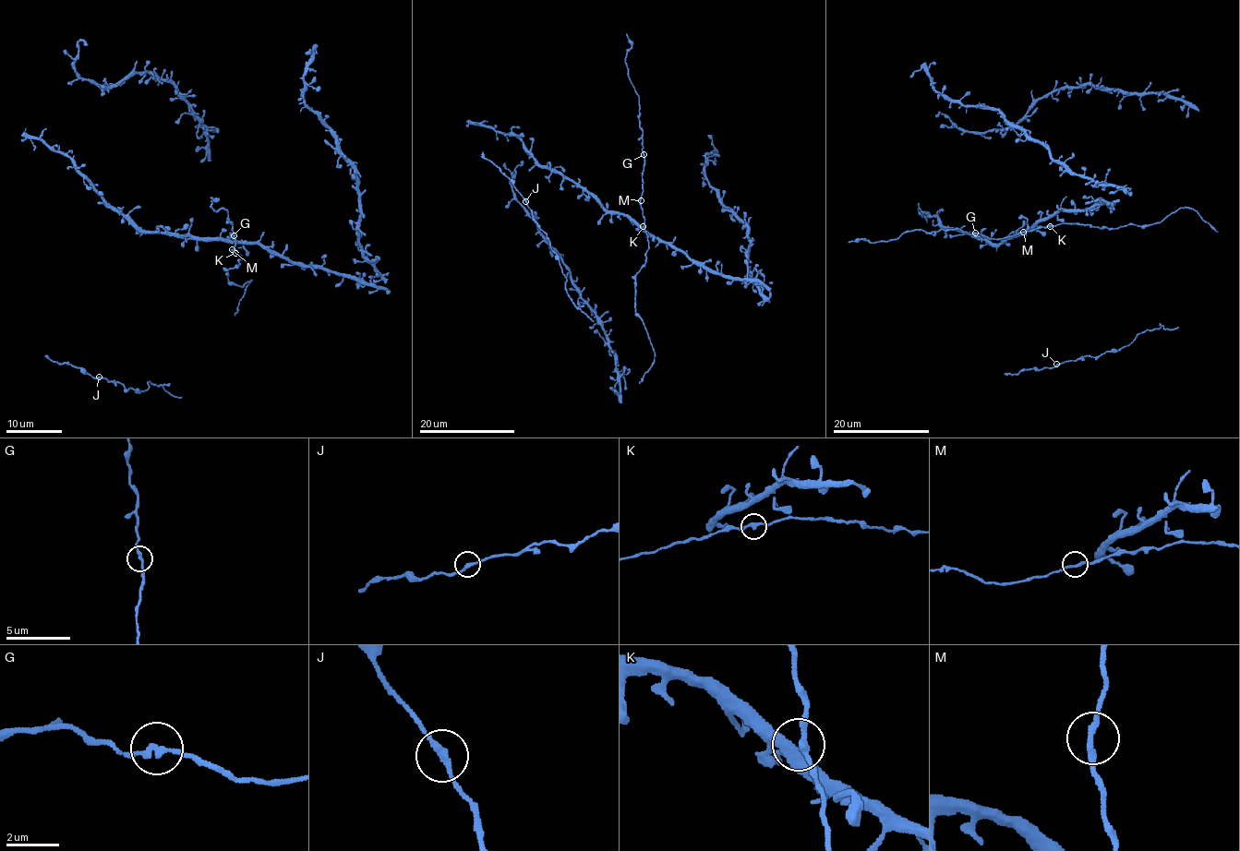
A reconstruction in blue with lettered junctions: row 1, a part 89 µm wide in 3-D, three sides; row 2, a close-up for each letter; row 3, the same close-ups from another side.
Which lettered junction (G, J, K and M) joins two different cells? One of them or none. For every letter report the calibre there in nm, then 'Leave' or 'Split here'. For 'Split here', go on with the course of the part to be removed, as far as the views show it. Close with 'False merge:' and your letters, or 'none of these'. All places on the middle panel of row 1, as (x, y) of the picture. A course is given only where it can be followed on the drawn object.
G: Thickness 220 nm. Leave
J: Thickness 240 nm. Leave
K: Thickness 240 nm. Leave
M: Thickness 200 nm. Leave
False merge: none of these

